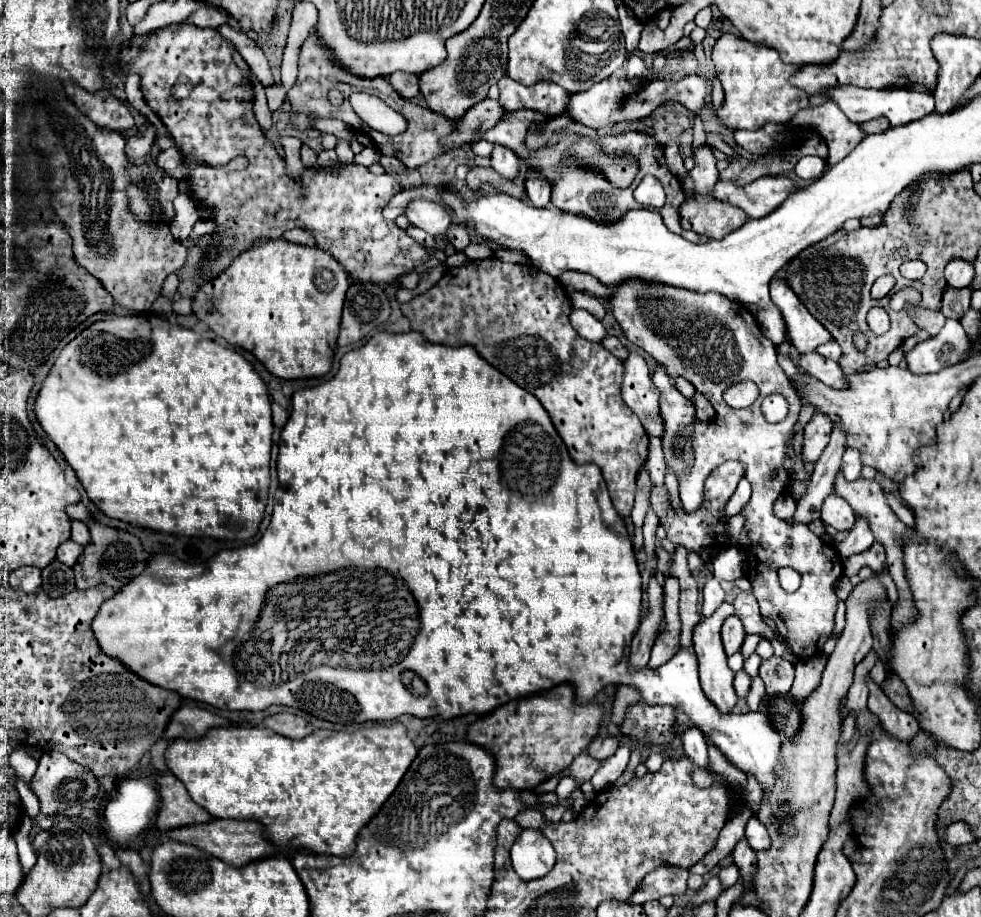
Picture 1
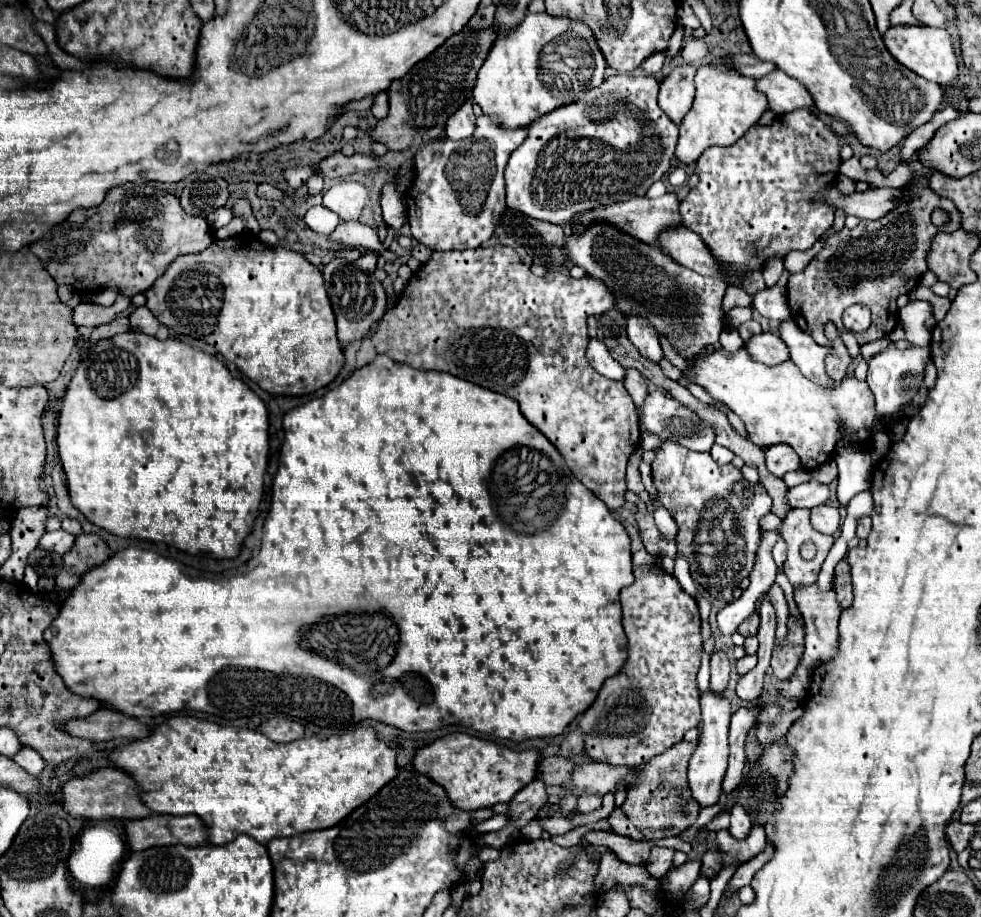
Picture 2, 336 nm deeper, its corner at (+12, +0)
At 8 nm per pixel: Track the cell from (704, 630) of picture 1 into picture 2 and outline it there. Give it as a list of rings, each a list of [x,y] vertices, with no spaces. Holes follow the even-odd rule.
[[[705,692],[701,696],[701,736],[697,750],[691,756],[689,762],[689,788],[691,796],[699,806],[713,806],[717,804],[721,796],[721,780],[727,770],[727,756],[729,756],[729,744],[727,744],[727,732],[729,732],[729,718],[731,718],[731,706],[723,696],[717,696],[713,692]]]

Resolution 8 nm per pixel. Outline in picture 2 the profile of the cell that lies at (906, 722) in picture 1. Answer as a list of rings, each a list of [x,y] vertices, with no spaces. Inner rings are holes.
[[[816,583],[795,588],[793,598],[795,598],[795,604],[797,604],[799,612],[805,618],[805,628],[807,628],[805,654],[803,654],[803,660],[799,665],[807,666],[807,668],[813,670],[821,662],[827,662],[829,658],[833,658],[835,652],[837,652],[837,622],[839,622],[839,616],[841,616],[841,608],[837,604],[835,592],[833,590],[823,592]]]

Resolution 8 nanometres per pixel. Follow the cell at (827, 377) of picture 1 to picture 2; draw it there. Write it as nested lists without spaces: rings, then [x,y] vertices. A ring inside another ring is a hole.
[[[761,332],[761,334],[753,336],[751,340],[747,340],[745,350],[749,352],[749,356],[755,362],[763,362],[769,366],[781,364],[781,362],[785,362],[785,358],[789,358],[789,350],[787,350],[785,342],[771,332]]]

